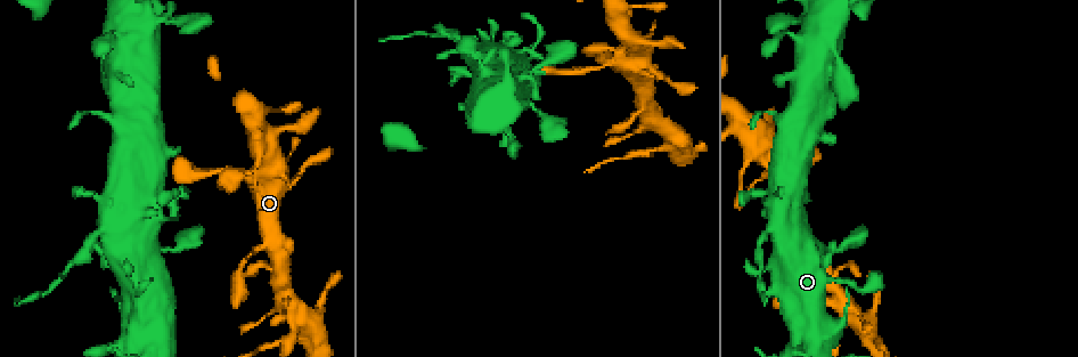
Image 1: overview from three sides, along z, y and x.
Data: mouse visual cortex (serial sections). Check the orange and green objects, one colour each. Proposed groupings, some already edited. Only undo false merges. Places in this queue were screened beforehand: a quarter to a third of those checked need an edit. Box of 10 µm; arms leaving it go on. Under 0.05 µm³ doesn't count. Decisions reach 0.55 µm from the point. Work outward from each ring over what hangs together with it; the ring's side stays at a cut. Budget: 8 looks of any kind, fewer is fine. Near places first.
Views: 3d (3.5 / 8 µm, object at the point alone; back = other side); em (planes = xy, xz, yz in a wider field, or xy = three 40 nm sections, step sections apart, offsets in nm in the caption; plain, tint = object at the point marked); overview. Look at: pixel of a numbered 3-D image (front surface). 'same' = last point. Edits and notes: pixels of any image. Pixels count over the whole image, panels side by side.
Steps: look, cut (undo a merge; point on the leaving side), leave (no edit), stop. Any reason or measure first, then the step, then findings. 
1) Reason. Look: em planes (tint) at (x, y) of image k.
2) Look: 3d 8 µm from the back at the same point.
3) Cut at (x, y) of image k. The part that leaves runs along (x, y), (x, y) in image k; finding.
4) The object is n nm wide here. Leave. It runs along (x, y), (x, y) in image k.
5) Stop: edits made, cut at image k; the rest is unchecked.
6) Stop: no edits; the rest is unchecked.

Look: 3d 8 µm at (98, 229) of image 1.

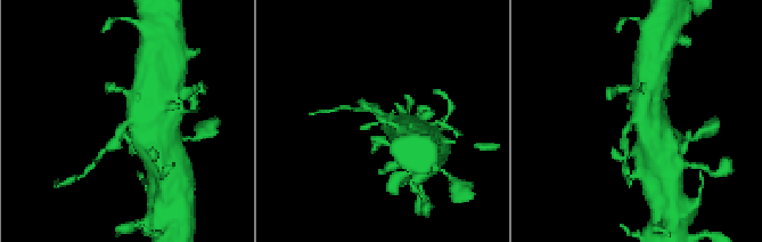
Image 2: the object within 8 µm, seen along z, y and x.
Need the tissue. Look: em planes (tint) at the same point.

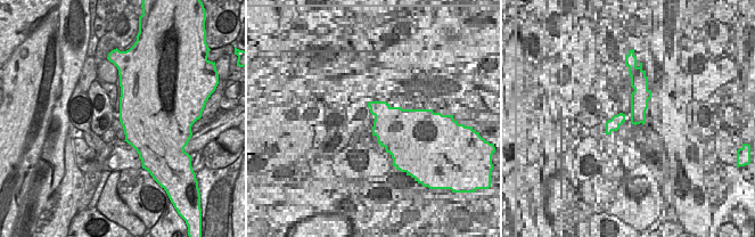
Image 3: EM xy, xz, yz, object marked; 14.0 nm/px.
Cut at (115, 142) of image 2. The part that leaves runs along (124, 126), (93, 166) in image 2; a second cell is stuck on.

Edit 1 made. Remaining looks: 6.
Narrows sharply. Look: 3d 3.5 µm at (536, 44) of image 1.

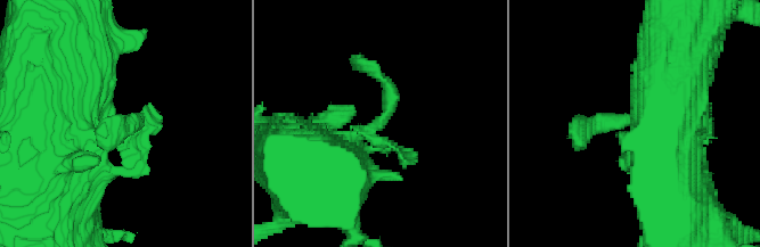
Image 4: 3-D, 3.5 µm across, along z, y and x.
Now the EM. Look: em xy step 1 (tint) at (378, 121) of image 4.

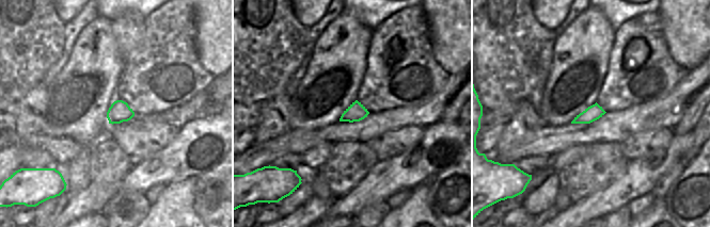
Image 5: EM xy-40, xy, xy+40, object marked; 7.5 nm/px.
Leave. It runs along (321, 158), (389, 112), (389, 85), (364, 65) in image 4; all the same cell.

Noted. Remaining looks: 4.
Sudden change in width. Look: 3d 3.5 µm at (295, 175) of image 1.

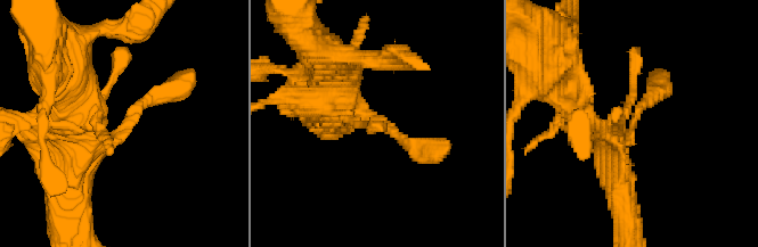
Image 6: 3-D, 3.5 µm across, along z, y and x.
The arms are 250, 400 nm wide. Look: em xy step 3 (tint) at (127, 129) of image 6.

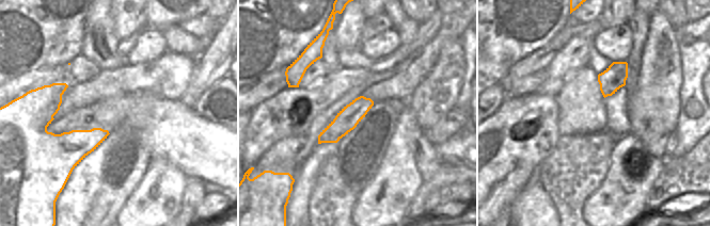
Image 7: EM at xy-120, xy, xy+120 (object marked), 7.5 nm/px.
Another direction. Look: em planes (tint) at the same point.

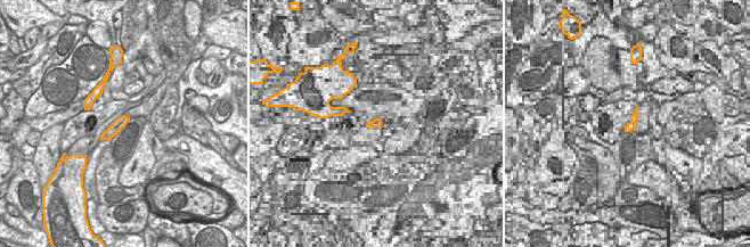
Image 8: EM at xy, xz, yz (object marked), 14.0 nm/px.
Leave. It runs along (325, 109), (350, 104), (434, 148) in image 6; one cell here.

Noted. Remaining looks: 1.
Stop: edits made, cut at image 2; the rest is unchecked.

